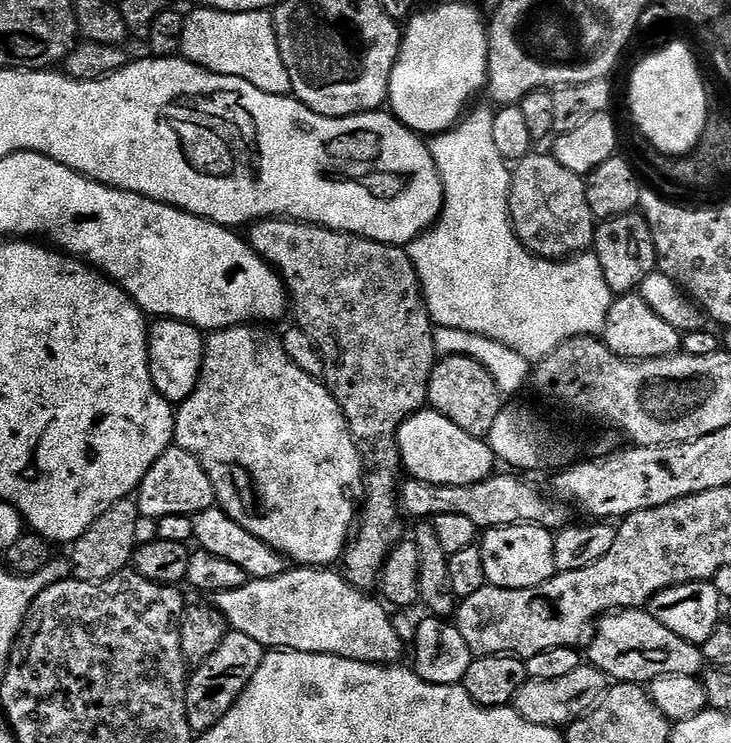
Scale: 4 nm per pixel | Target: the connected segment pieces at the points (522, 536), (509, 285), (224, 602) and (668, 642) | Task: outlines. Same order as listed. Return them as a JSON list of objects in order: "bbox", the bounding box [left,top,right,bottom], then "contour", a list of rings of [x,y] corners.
[{"bbox":[478,524,556,590],"contour":[[[515,524],[487,529],[479,537],[478,547],[482,554],[482,564],[486,566],[488,583],[506,590],[530,590],[550,582],[556,576],[554,562],[555,535],[547,528],[533,524]]]},{"bbox":[406,107,614,362],"contour":[[[473,107],[449,132],[437,132],[431,137],[432,157],[440,172],[440,180],[444,183],[444,205],[436,223],[407,245],[406,251],[416,267],[416,273],[424,291],[424,301],[428,304],[428,313],[432,315],[433,325],[454,330],[474,330],[474,334],[482,334],[486,338],[506,342],[506,346],[514,346],[514,350],[518,350],[518,354],[522,354],[522,358],[539,362],[550,354],[554,354],[554,350],[558,350],[558,346],[562,346],[562,342],[566,342],[570,338],[575,336],[599,337],[606,326],[614,294],[610,290],[610,286],[606,286],[606,278],[602,275],[602,266],[598,266],[596,255],[581,254],[562,261],[543,260],[542,257],[529,252],[528,247],[516,237],[516,231],[512,229],[512,216],[508,213],[512,173],[509,161],[504,160],[502,154],[498,154],[498,150],[494,146],[494,122],[492,121],[494,112],[493,109],[475,108]]]},{"bbox":[214,566,404,665],"contour":[[[292,566],[274,578],[249,579],[238,590],[215,593],[214,606],[224,616],[231,631],[249,635],[265,650],[309,652],[350,658],[354,662],[367,664],[399,665],[400,655],[404,652],[404,640],[395,622],[388,617],[389,609],[375,595],[360,592],[339,571],[332,571],[336,570],[328,566]]]},{"bbox":[586,608,706,686],"contour":[[[626,608],[601,616],[592,640],[586,646],[586,660],[613,681],[641,686],[651,685],[653,680],[670,674],[699,677],[706,668],[701,645],[686,642],[686,638],[678,638],[678,634],[662,626],[662,622],[658,622],[651,611],[638,608]]]}]

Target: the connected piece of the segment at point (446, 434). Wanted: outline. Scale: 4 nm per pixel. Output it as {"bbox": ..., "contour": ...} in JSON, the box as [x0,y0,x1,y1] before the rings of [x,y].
{"bbox":[398,410,498,486],"contour":[[[431,410],[415,412],[401,426],[398,444],[403,471],[413,480],[438,486],[470,486],[497,471],[498,461],[487,439],[466,434],[450,418]]]}

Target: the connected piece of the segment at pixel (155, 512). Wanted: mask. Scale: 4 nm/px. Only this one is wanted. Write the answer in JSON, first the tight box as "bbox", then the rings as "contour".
{"bbox":[134,448,217,521],"contour":[[[167,448],[146,470],[146,478],[142,478],[139,488],[134,493],[136,505],[140,507],[140,515],[160,521],[170,514],[197,516],[202,510],[217,507],[214,482],[210,482],[210,474],[202,470],[202,462],[185,448]]]}

